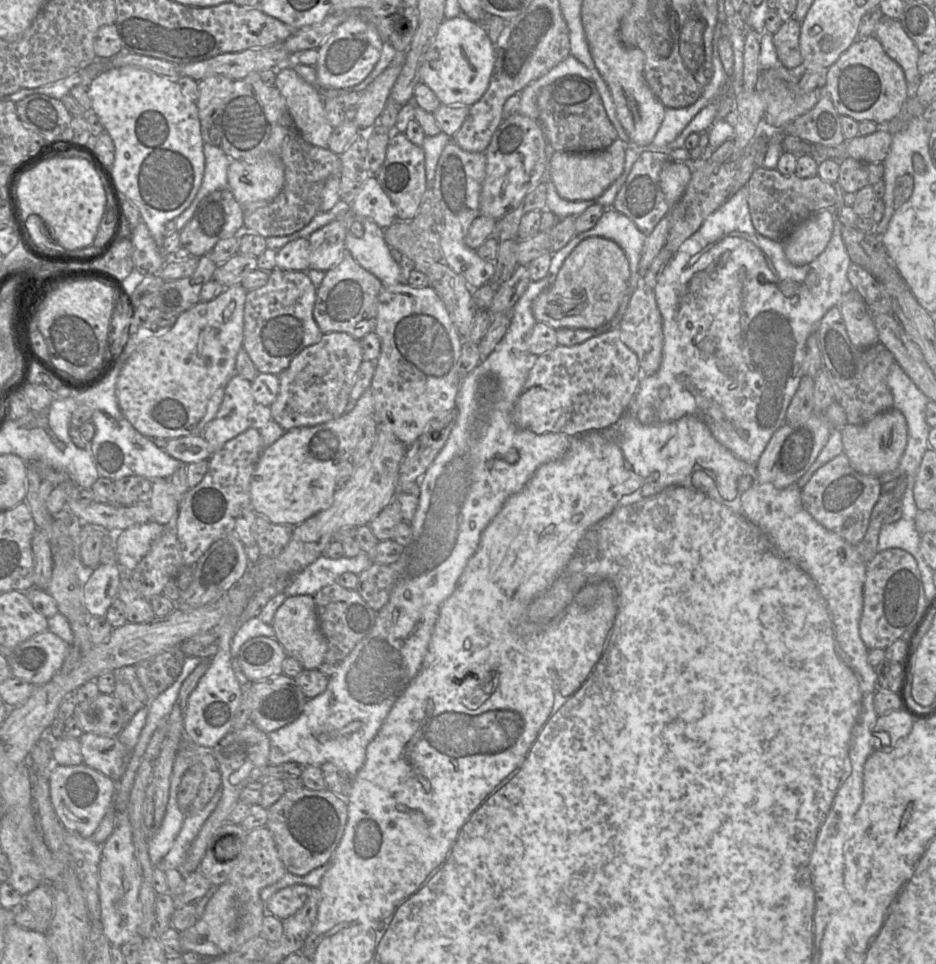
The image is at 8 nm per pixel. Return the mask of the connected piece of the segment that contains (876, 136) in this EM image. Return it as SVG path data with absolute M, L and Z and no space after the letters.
M886 129L845 141L847 155L865 163L882 163L886 158L892 142L892 134Z

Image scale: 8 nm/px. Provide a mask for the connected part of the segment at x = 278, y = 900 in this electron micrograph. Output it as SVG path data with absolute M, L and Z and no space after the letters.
M294 884L278 890L265 902L267 913L286 919L299 911L309 897L311 887Z

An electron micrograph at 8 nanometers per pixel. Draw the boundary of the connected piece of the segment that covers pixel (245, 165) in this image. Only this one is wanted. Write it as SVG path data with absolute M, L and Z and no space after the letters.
M265 155L256 162L231 160L227 179L229 190L242 207L266 205L283 189L284 166L275 155Z

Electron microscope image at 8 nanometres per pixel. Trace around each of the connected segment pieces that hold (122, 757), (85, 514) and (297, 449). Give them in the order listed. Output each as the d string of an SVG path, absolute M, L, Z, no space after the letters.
M83 733L79 737L83 764L98 771L114 782L123 776L130 751L117 737L103 737L93 733Z
M77 498L68 500L67 507L73 515L80 520L80 526L83 524L95 524L102 526L108 531L112 529L125 530L134 525L139 525L151 521L151 511L147 503L136 503L131 506L103 504L91 502L90 504L79 503Z
M369 387L356 401L351 412L317 426L289 430L272 445L265 447L250 479L250 503L256 514L265 516L272 523L295 527L328 508L337 490L335 479L339 465L350 459L356 445L356 427L373 415L373 397Z

